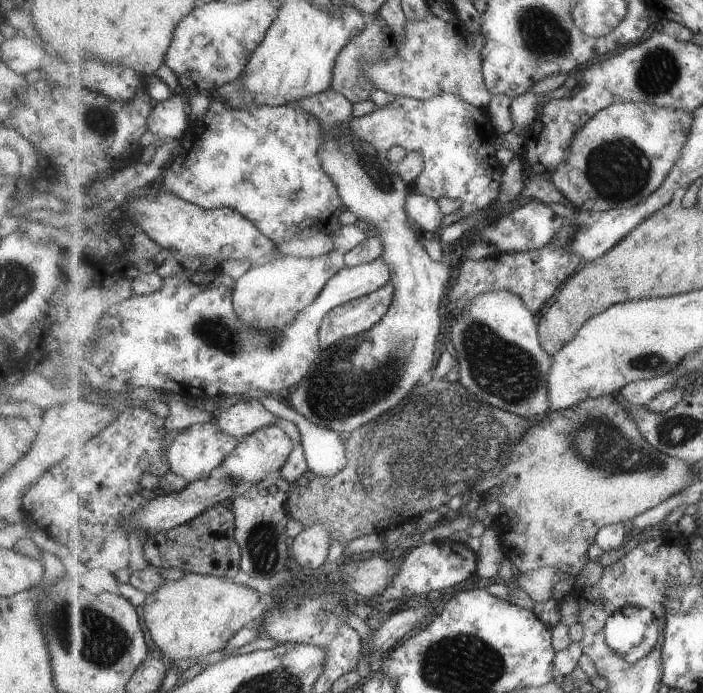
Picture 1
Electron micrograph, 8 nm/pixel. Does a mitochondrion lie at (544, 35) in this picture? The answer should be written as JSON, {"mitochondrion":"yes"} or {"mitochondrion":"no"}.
{"mitochondrion":"yes"}

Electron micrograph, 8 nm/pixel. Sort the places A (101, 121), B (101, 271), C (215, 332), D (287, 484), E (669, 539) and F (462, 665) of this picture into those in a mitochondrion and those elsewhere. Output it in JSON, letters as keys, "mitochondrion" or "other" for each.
{"A":"mitochondrion","B":"other","C":"mitochondrion","D":"other","E":"other","F":"mitochondrion"}

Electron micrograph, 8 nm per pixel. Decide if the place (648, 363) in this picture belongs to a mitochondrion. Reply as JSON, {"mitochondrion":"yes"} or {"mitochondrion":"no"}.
{"mitochondrion":"yes"}

